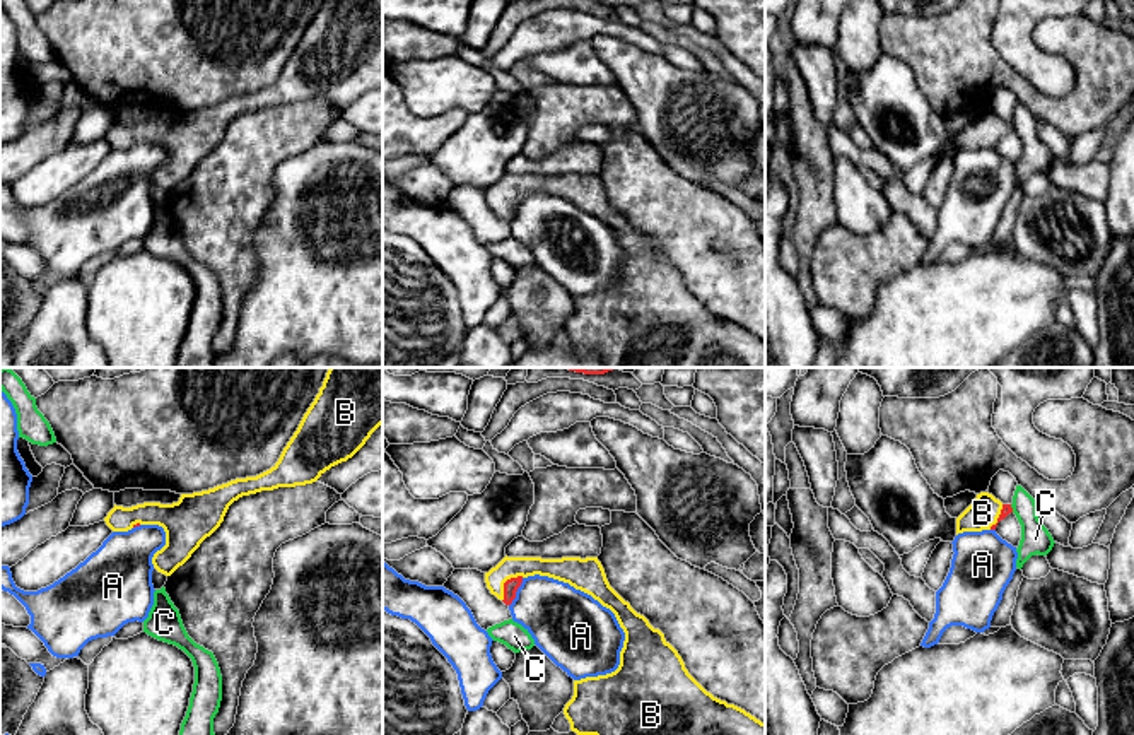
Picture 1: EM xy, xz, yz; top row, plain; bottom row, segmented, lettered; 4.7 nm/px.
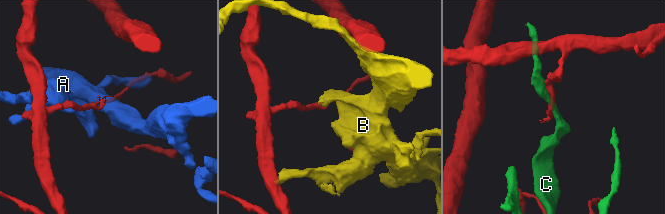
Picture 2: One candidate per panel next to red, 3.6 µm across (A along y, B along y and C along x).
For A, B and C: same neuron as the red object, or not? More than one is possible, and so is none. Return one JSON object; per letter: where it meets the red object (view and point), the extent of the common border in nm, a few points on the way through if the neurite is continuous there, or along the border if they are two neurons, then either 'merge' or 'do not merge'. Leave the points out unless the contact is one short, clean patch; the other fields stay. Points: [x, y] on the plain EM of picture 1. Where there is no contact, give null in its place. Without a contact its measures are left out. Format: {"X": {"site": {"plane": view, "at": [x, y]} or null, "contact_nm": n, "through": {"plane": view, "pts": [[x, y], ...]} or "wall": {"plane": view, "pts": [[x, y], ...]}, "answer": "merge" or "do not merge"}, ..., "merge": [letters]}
{"A": {"site": {"plane": "xz", "at": [516, 207]}, "contact_nm": 150, "answer": "do not merge"}, "B": {"site": {"plane": "xz", "at": [504, 200]}, "contact_nm": 160, "answer": "do not merge"}, "C": {"site": {"plane": "yz", "at": [1011, 125]}, "contact_nm": 40, "answer": "do not merge"}, "merge": []}

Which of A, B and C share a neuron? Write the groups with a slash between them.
A / B / C

